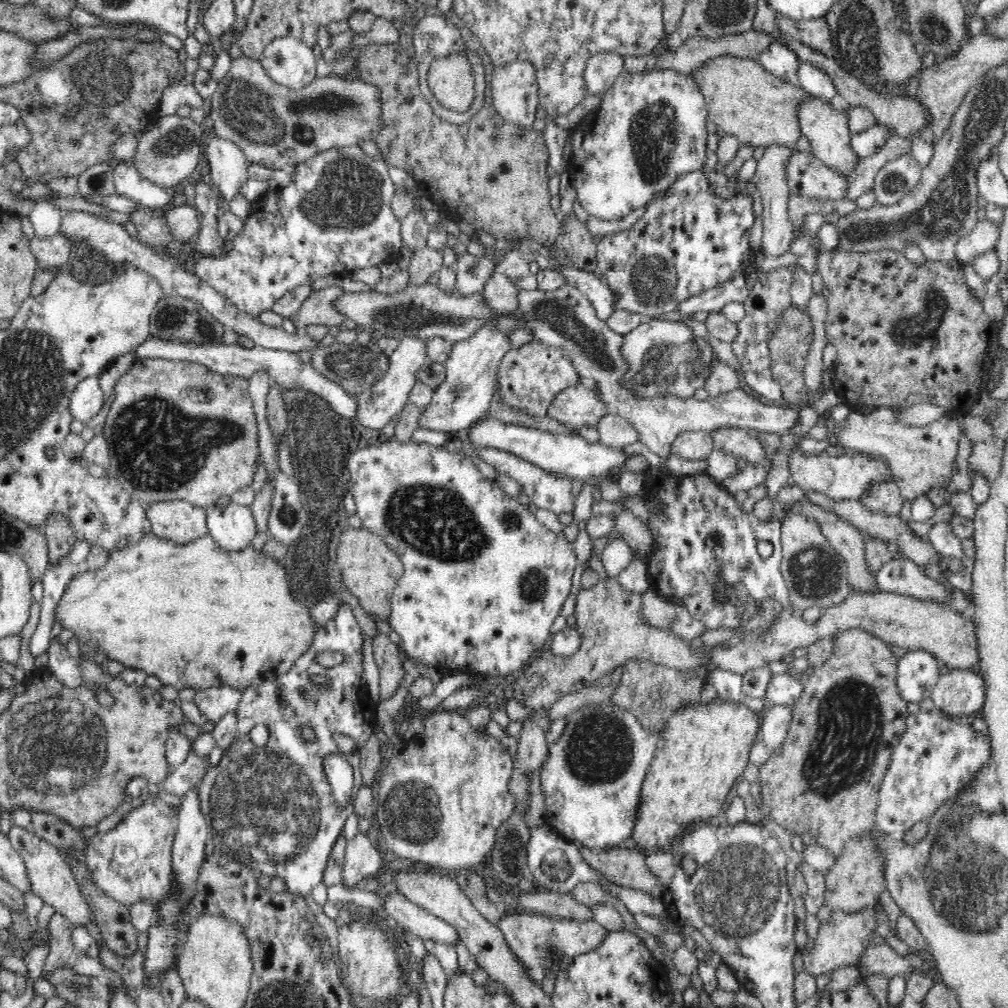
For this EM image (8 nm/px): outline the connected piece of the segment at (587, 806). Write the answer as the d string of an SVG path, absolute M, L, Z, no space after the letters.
M610 699L601 704L584 704L568 714L568 726L560 740L550 748L550 758L540 772L540 787L546 803L547 822L568 842L582 842L595 849L616 848L632 836L633 820L637 814L641 784L656 750L657 736L642 728L629 710L613 704Z

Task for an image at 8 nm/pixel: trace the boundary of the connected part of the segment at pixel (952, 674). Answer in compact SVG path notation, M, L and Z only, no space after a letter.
M950 669L937 680L931 698L947 716L968 716L984 704L984 679L970 669Z

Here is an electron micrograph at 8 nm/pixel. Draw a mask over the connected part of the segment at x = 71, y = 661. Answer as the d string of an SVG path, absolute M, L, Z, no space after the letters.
M57 637L46 651L49 656L49 668L56 678L72 688L78 688L83 684L83 676L78 669L78 660L75 655L72 655L73 648L61 645Z

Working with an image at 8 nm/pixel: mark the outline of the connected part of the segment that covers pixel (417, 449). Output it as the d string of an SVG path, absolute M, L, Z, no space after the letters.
M393 438L389 442L380 444L380 446L370 446L370 448L356 450L356 452L354 452L354 454L350 454L350 458L348 458L348 489L349 492L351 492L355 502L356 515L362 521L363 527L368 531L371 531L375 536L380 537L386 546L391 548L403 562L403 575L399 578L399 581L393 588L393 595L391 598L391 614L387 618L389 625L397 632L397 634L399 634L401 638L401 646L407 655L410 658L416 658L416 660L427 664L428 667L436 667L441 671L450 670L450 668L464 668L464 670L468 670L470 674L490 675L492 677L499 675L506 676L514 674L516 671L520 671L520 668L524 667L524 664L531 659L531 656L534 655L536 651L542 650L544 646L549 645L548 640L550 637L550 628L552 628L554 620L558 618L558 614L560 614L560 610L562 610L562 604L566 602L566 598L568 598L568 596L570 596L570 592L572 592L572 576L574 576L574 570L576 570L576 555L574 553L575 550L573 548L573 544L568 542L564 536L556 535L554 532L550 532L546 526L542 526L538 523L534 513L528 511L527 505L522 505L518 503L516 498L510 497L508 492L504 492L504 488L500 487L500 484L496 483L496 480L489 480L488 476L484 476L484 472L480 472L468 456L448 452L448 450L442 446L440 448L436 448L436 446L426 443L417 444L416 442L410 441L407 444L403 444L394 441L395 439Z

